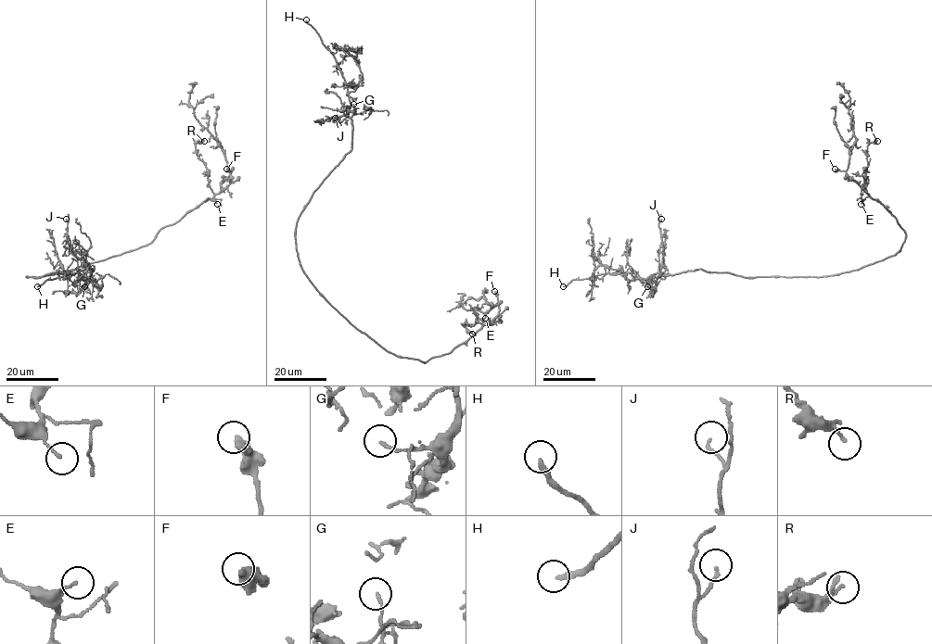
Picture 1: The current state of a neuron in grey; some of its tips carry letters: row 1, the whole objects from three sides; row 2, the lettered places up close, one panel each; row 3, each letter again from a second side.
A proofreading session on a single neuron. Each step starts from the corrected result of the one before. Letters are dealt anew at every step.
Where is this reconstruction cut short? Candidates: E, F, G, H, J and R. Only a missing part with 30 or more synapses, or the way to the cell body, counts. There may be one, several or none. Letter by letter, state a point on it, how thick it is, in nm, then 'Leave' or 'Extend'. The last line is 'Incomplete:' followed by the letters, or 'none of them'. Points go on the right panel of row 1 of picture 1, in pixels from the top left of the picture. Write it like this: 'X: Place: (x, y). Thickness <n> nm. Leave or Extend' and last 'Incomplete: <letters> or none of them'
E: Place: (861, 204). Thickness 110 nm. Leave
F: Place: (835, 169). Thickness 480 nm. Leave
G: Place: (647, 286). Thickness 130 nm. Leave
H: Place: (563, 286). Thickness 240 nm. Extend
J: Place: (661, 219). Thickness 120 nm. Leave
R: Place: (877, 141). Thickness 140 nm. Leave
Incomplete: H

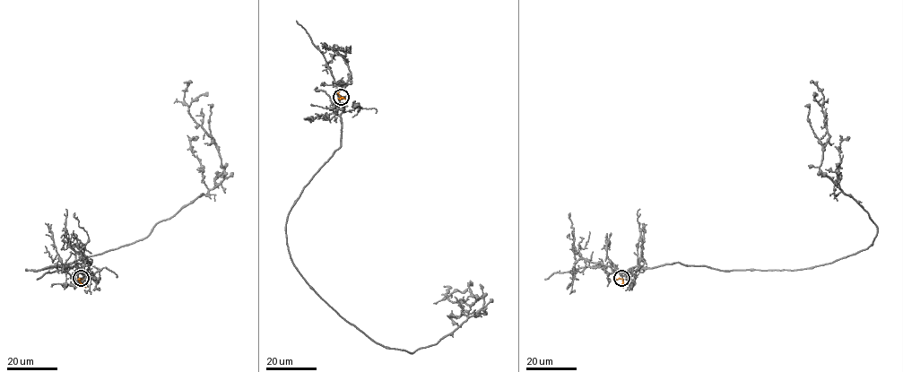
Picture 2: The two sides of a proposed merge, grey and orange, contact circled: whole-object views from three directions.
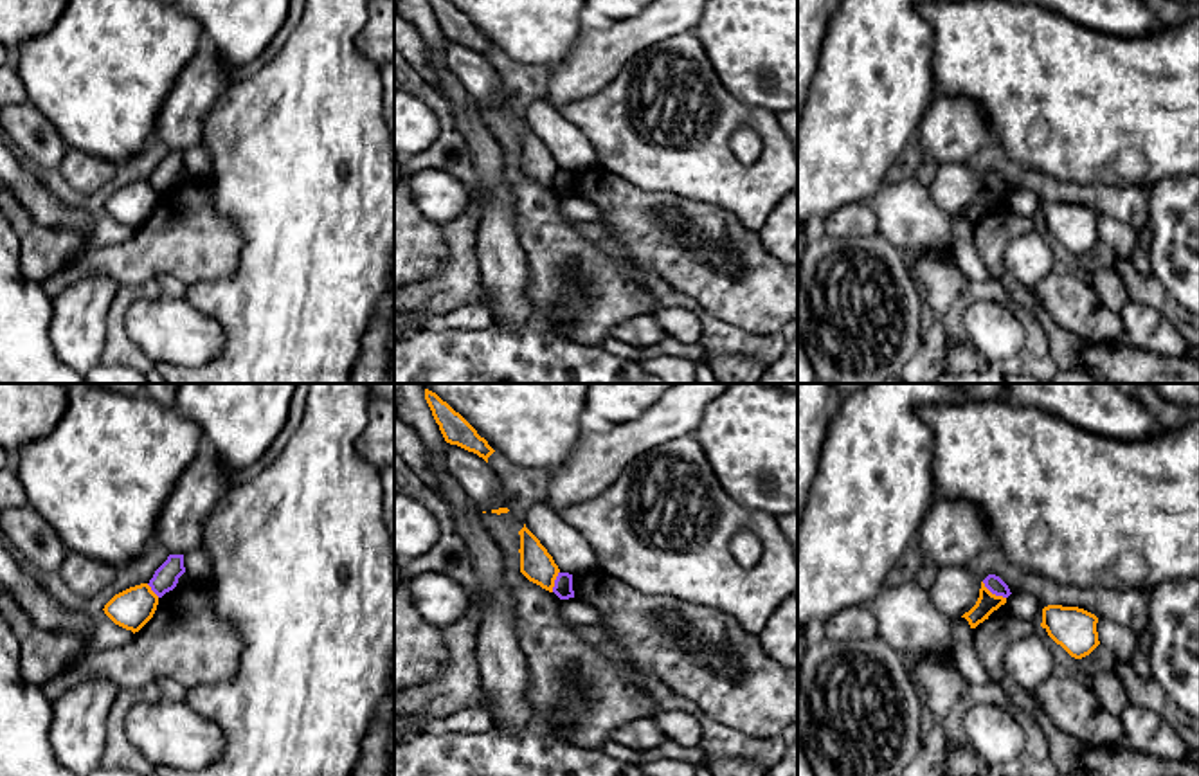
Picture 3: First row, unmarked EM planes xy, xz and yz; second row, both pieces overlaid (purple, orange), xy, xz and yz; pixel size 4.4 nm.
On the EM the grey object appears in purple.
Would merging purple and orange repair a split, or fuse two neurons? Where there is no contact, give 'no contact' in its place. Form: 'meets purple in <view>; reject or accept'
meets purple in yz; reject

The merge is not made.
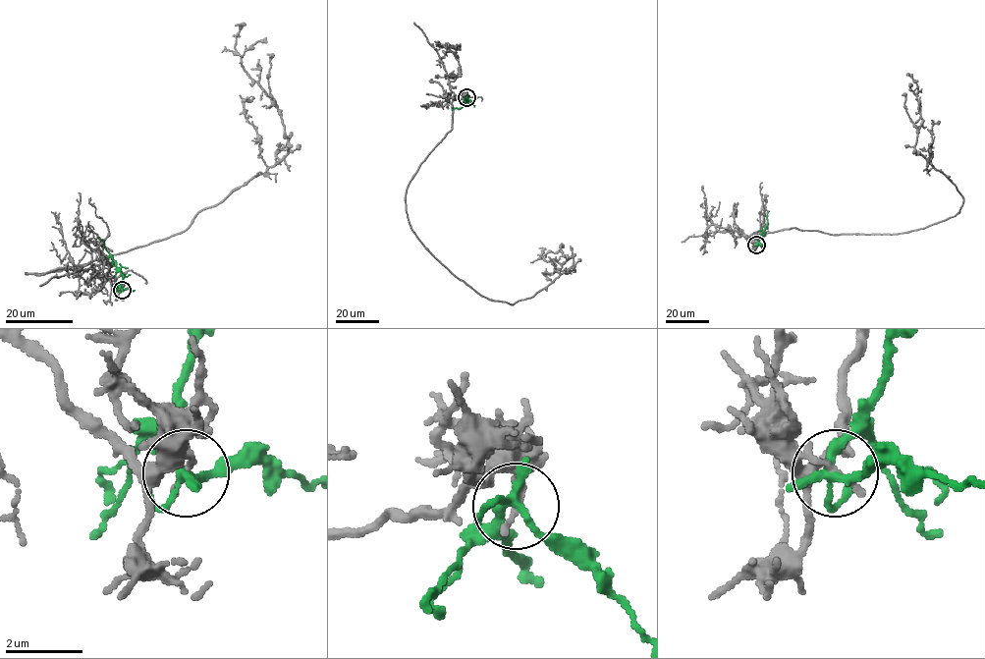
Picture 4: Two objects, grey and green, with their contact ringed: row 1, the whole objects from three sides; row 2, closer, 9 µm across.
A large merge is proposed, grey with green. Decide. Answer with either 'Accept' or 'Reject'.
Reject

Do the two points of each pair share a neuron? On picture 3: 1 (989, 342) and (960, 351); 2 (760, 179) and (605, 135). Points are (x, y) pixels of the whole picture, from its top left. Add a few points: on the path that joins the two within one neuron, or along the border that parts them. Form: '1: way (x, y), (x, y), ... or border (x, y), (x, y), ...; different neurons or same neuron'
1: border (976, 350), (991, 362); different neurons
2: way (722, 179), (713, 177), (686, 153), (643, 146); same neuron

